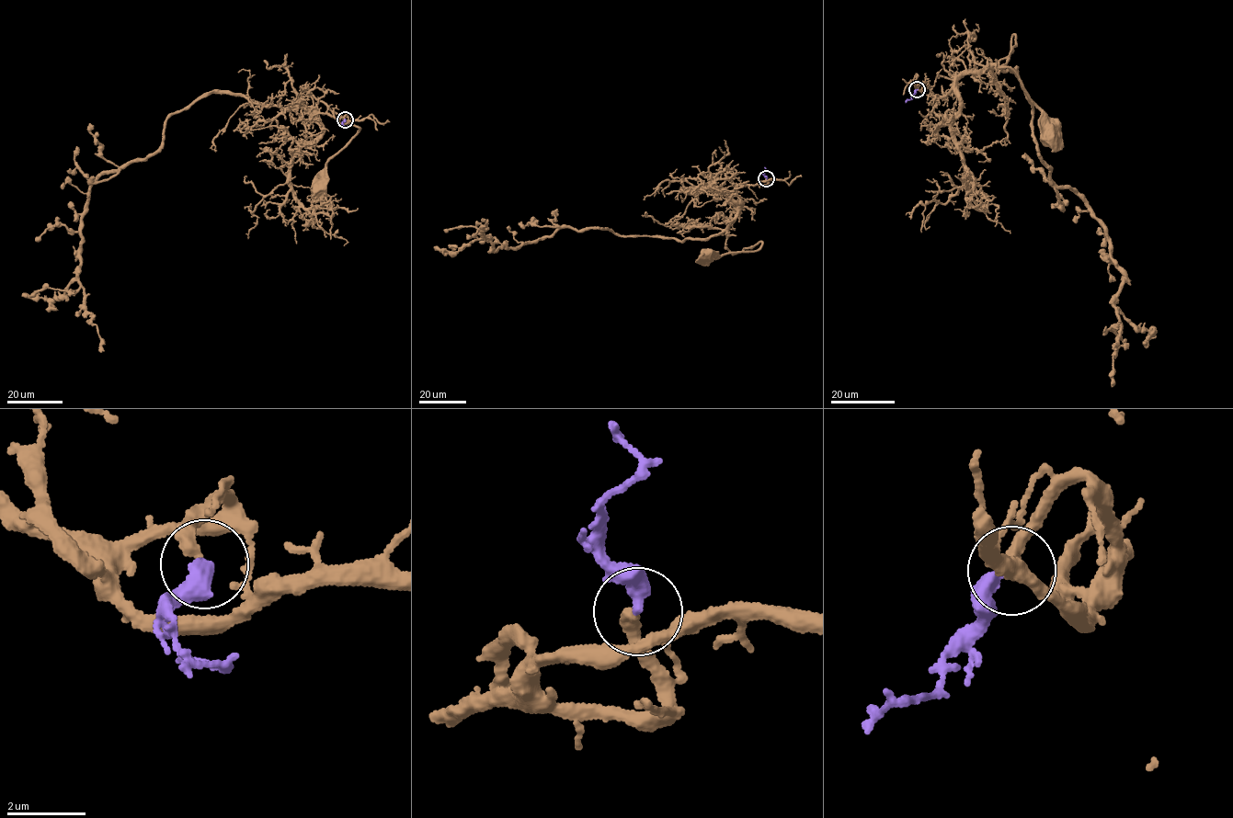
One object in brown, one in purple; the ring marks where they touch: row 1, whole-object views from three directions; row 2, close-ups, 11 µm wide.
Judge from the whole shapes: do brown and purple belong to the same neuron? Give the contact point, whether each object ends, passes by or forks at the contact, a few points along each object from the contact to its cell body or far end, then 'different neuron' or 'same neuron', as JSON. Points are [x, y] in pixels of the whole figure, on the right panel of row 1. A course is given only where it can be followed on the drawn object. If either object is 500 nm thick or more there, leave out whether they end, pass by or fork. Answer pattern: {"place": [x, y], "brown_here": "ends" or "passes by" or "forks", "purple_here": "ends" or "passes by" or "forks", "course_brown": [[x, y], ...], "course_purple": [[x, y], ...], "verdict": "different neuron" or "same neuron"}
{"place": [917, 89], "brown_here": "ends", "purple_here": "ends", "course_brown": [[918, 89], [923, 82], [946, 96], [965, 74], [1008, 55], [1013, 35], [1000, 66], [1018, 74], [1049, 139]], "course_purple": [[918, 89], [911, 98], [906, 100]], "verdict": "same neuron"}

